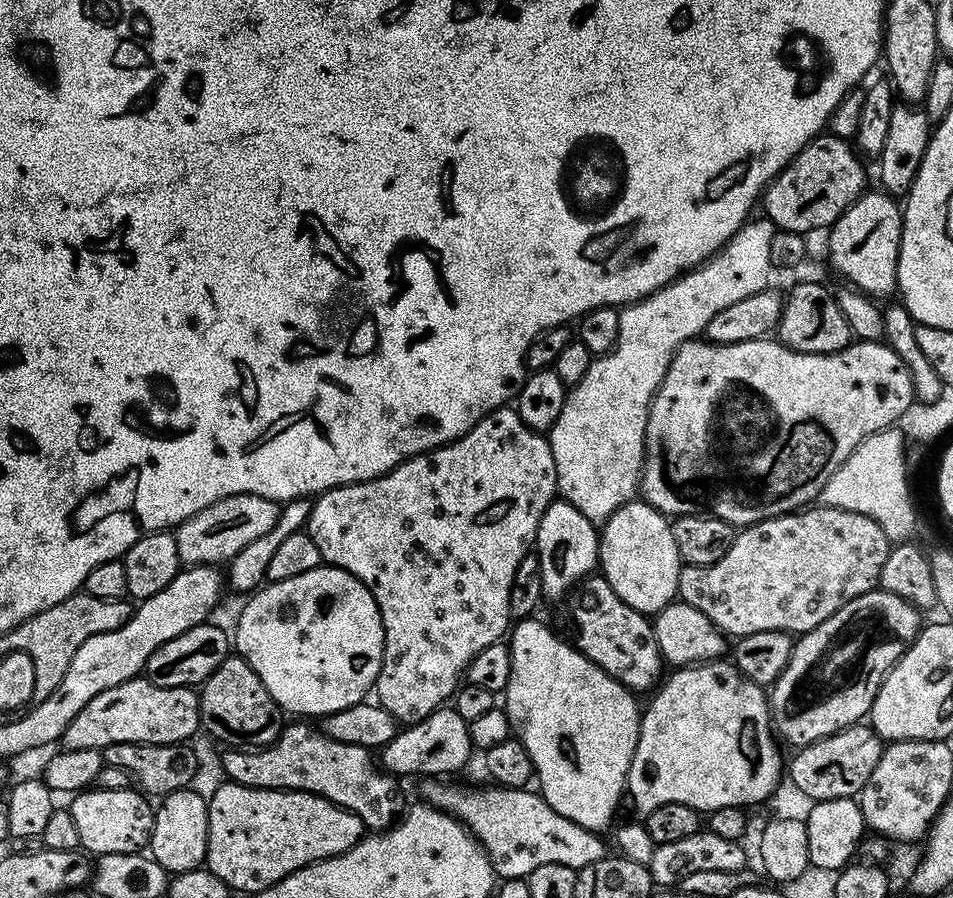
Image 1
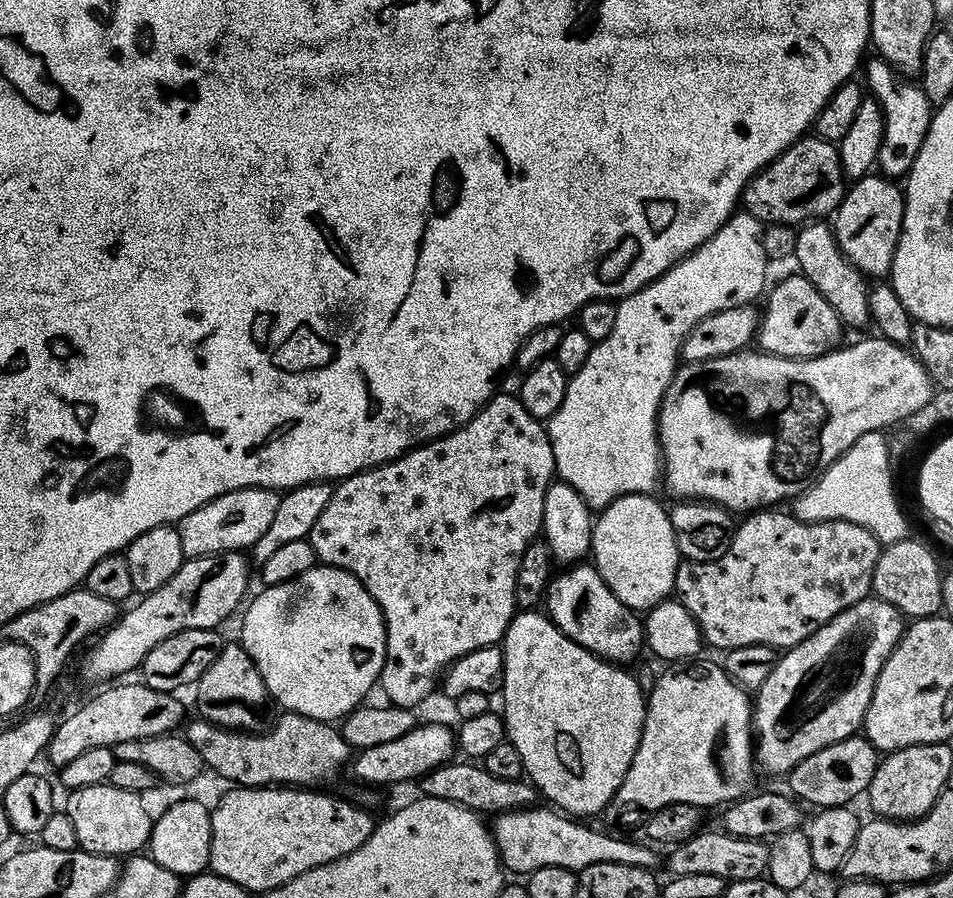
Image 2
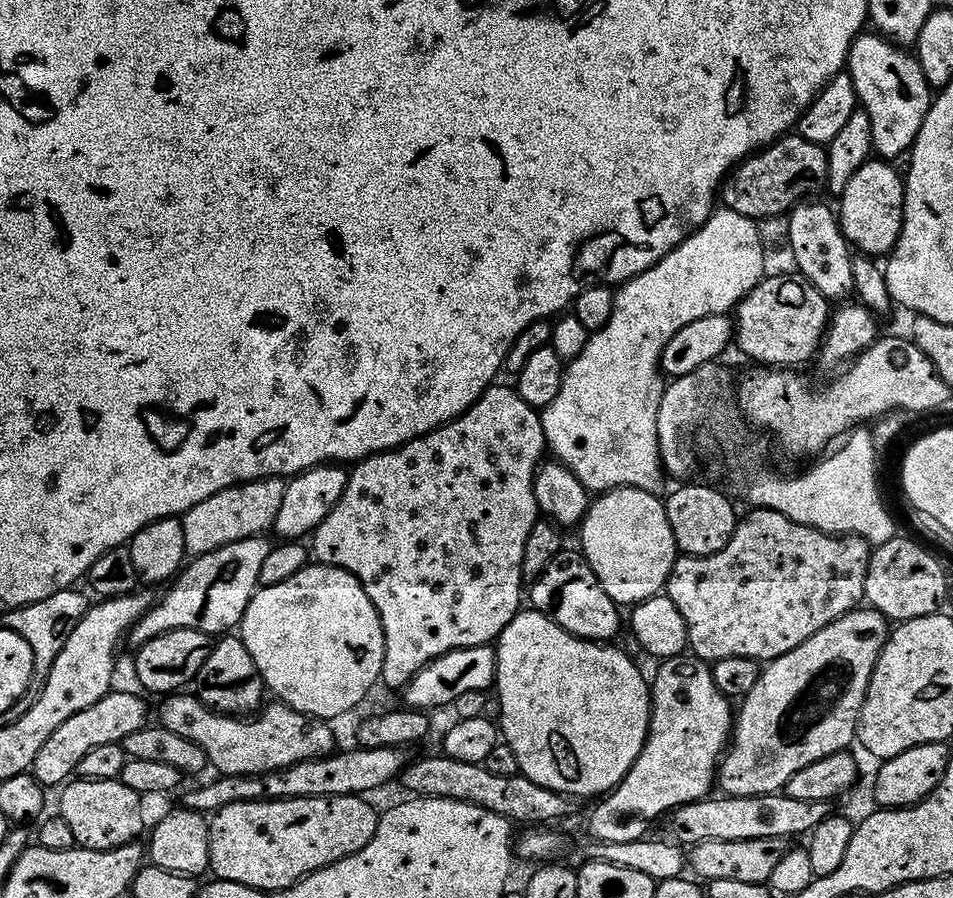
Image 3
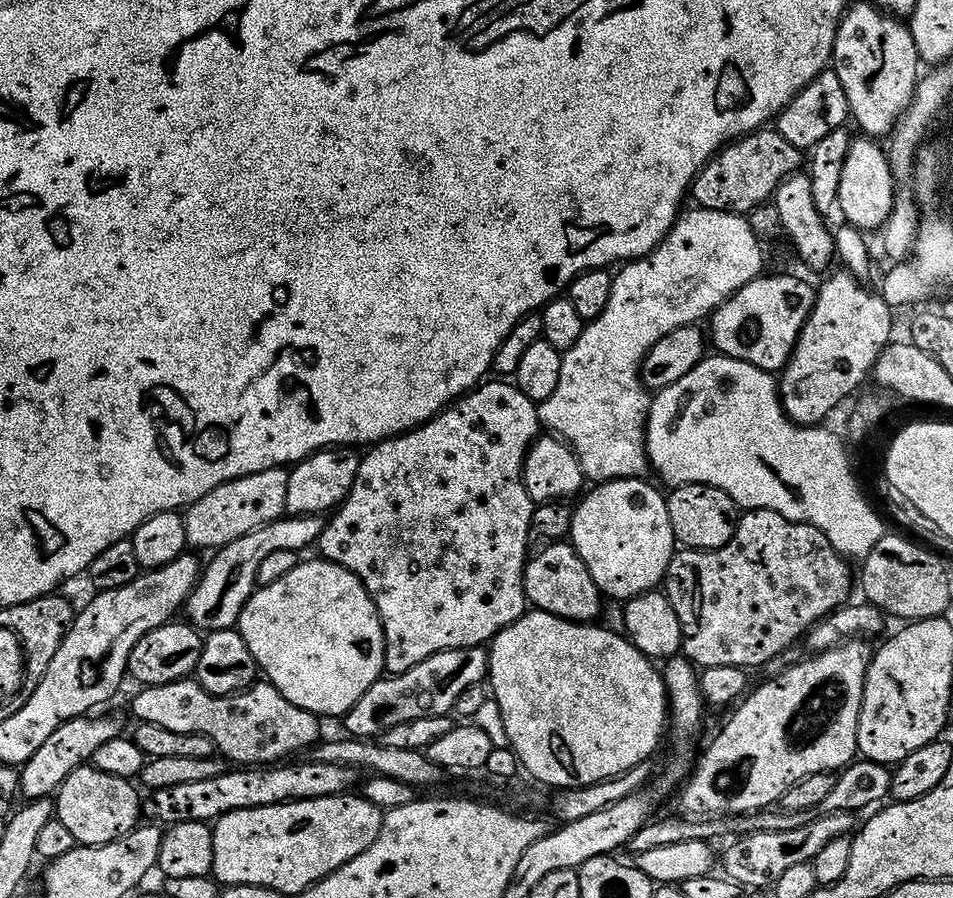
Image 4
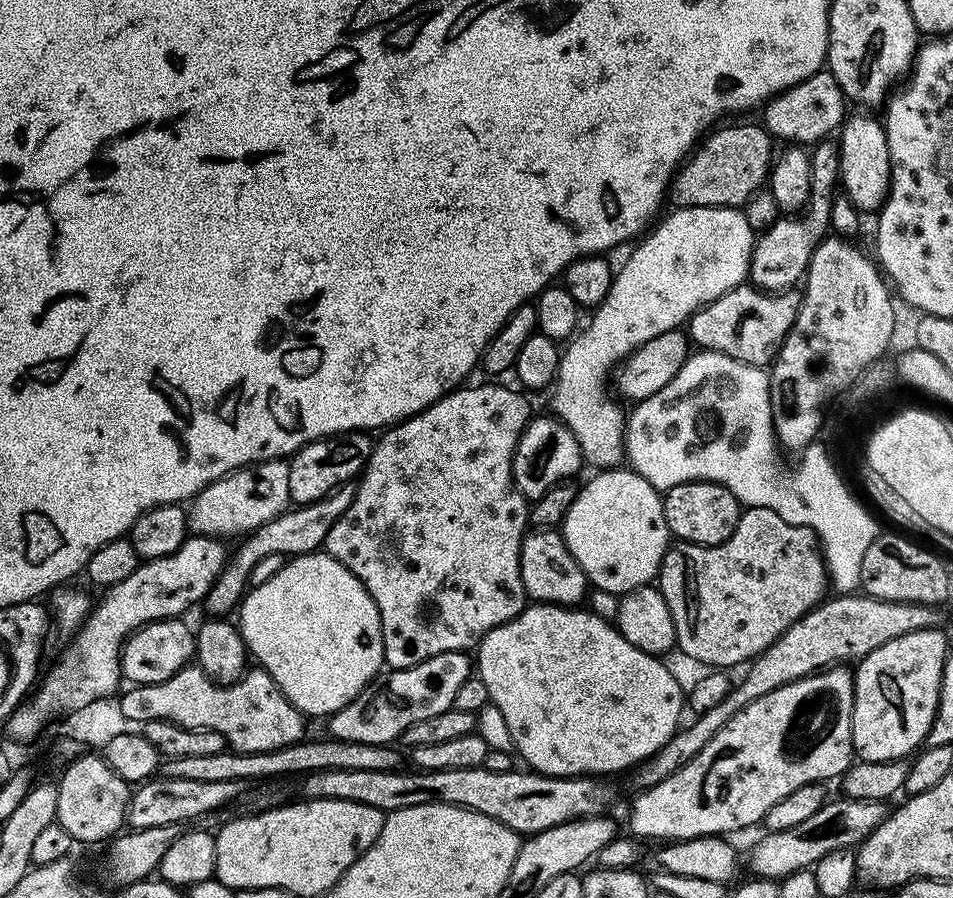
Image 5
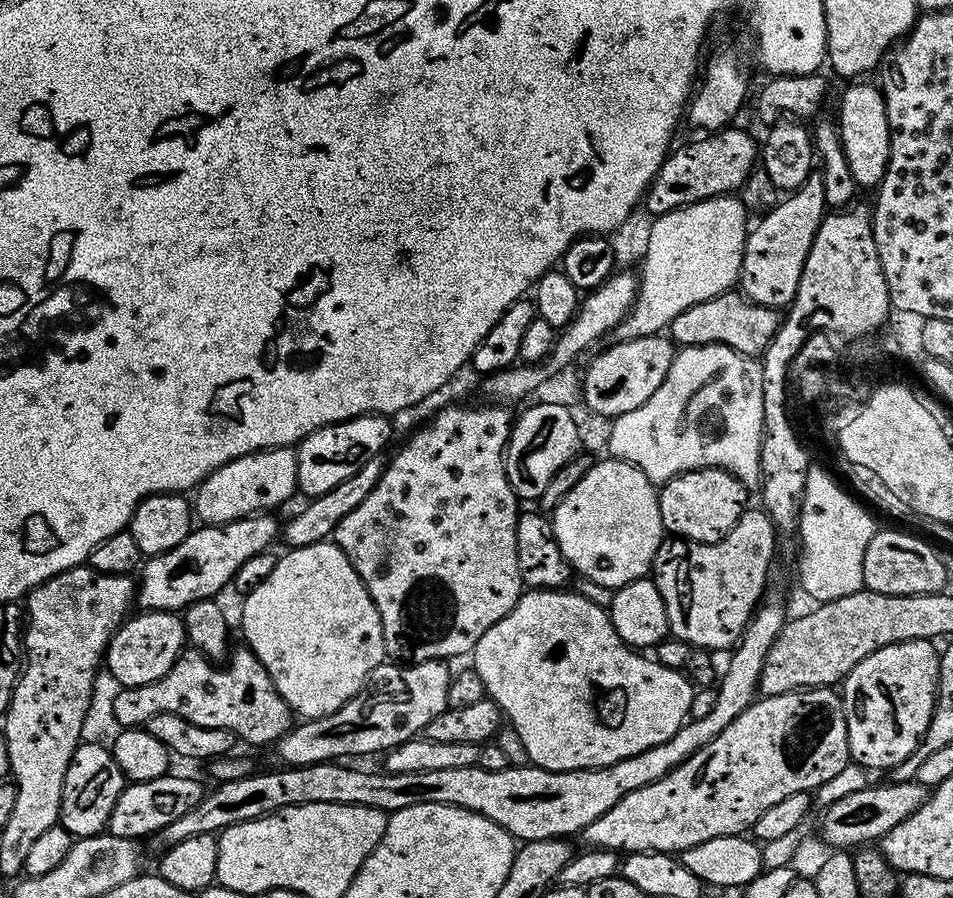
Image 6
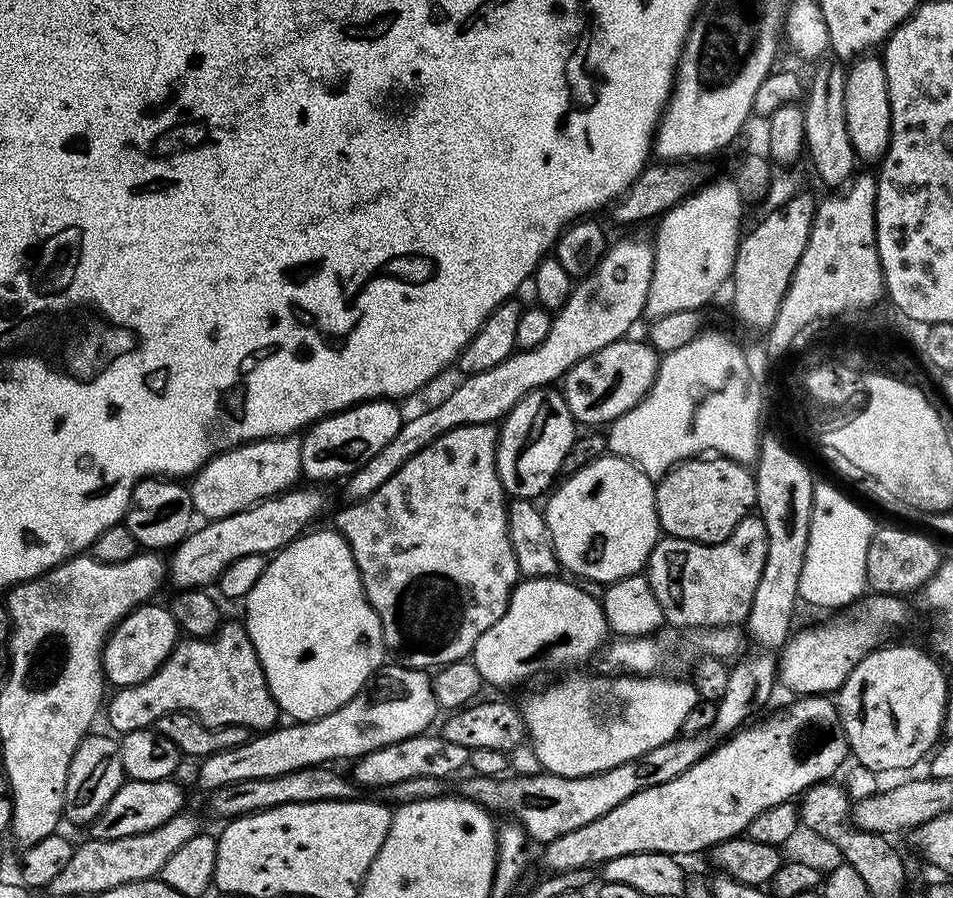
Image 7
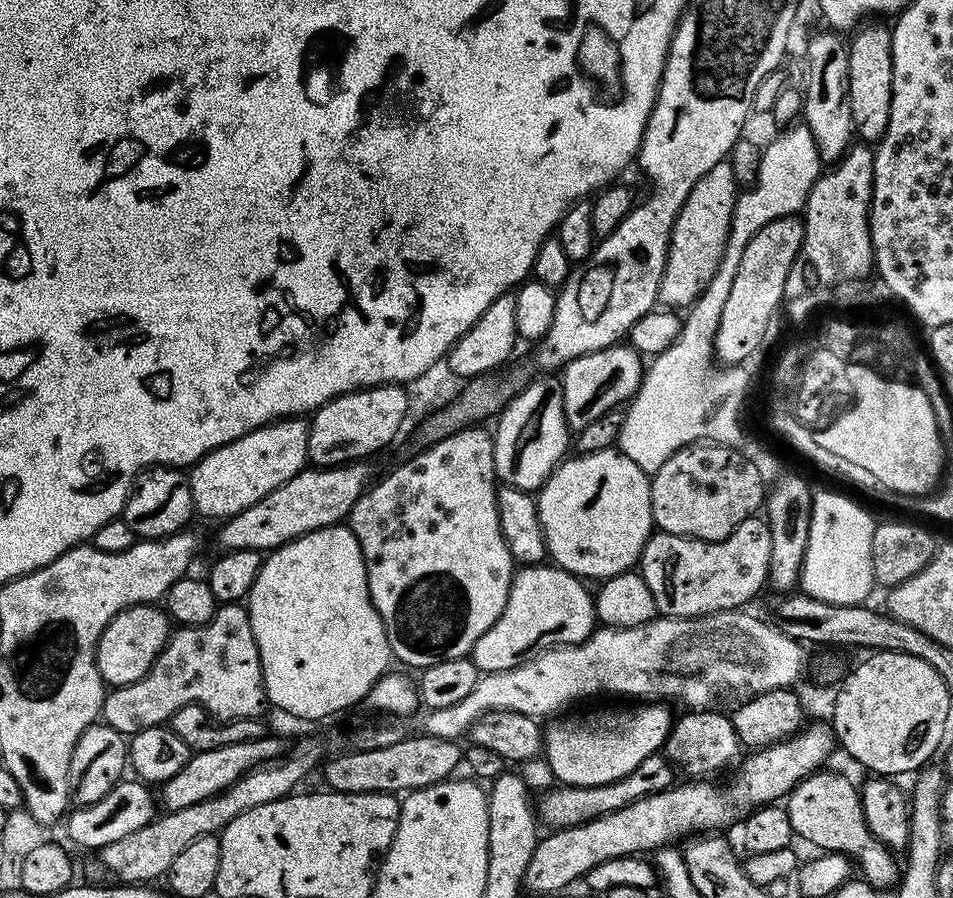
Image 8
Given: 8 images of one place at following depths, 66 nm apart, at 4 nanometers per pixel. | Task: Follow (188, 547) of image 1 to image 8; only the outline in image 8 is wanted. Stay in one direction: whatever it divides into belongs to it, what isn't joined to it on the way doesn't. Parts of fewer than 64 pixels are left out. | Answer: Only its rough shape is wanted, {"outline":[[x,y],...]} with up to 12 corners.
{"outline":[[278,420],[190,468],[192,503],[227,518],[304,471],[308,424]]}

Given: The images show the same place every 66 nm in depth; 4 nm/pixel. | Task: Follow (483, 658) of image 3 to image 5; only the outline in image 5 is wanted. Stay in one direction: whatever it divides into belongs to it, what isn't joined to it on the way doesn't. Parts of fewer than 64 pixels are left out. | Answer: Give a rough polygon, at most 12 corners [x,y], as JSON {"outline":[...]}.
{"outline":[[467,651],[377,675],[327,735],[391,745],[452,707]]}

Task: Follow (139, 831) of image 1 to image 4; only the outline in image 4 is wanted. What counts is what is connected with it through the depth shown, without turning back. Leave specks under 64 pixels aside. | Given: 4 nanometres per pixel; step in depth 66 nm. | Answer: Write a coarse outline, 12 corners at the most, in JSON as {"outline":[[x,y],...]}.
{"outline":[[81,764],[54,793],[77,845],[105,844],[141,823],[142,796]]}

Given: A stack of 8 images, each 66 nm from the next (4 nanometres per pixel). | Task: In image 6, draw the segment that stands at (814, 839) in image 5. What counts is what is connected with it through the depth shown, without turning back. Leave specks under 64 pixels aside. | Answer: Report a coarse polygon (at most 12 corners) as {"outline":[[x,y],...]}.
{"outline":[[915,780],[840,796],[818,836],[836,850],[880,841],[924,805]]}

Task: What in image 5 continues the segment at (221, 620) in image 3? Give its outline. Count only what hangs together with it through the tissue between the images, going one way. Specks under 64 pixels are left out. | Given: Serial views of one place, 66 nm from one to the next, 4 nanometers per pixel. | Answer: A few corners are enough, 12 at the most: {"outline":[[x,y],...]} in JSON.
{"outline":[[349,482],[245,535],[202,601],[227,617],[269,554],[321,551],[354,502]]}

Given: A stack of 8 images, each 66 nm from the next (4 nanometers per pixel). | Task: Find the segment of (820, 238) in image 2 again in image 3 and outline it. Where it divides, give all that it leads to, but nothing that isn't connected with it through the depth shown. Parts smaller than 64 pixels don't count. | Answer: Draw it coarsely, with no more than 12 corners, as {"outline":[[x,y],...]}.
{"outline":[[819,200],[797,203],[787,249],[830,302],[854,291],[850,246]]}

